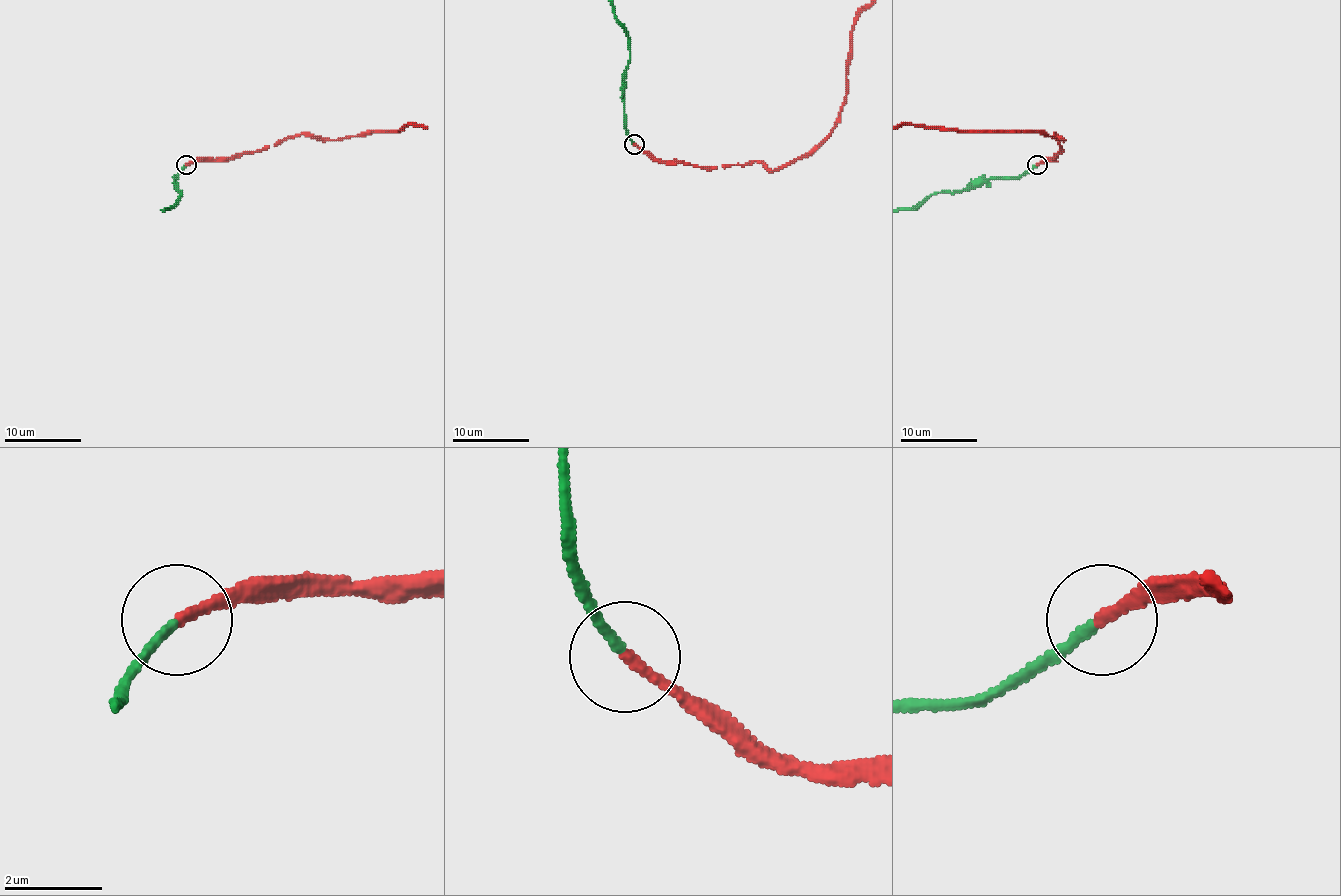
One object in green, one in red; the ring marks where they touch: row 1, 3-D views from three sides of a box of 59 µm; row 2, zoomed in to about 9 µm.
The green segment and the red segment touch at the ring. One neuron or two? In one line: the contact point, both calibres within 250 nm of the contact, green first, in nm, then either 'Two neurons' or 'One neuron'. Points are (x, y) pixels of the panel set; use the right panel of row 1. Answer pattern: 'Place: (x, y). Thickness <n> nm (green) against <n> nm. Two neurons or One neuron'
Place: (1037, 165). Thickness 200 nm (green) against 200 nm. One neuron

